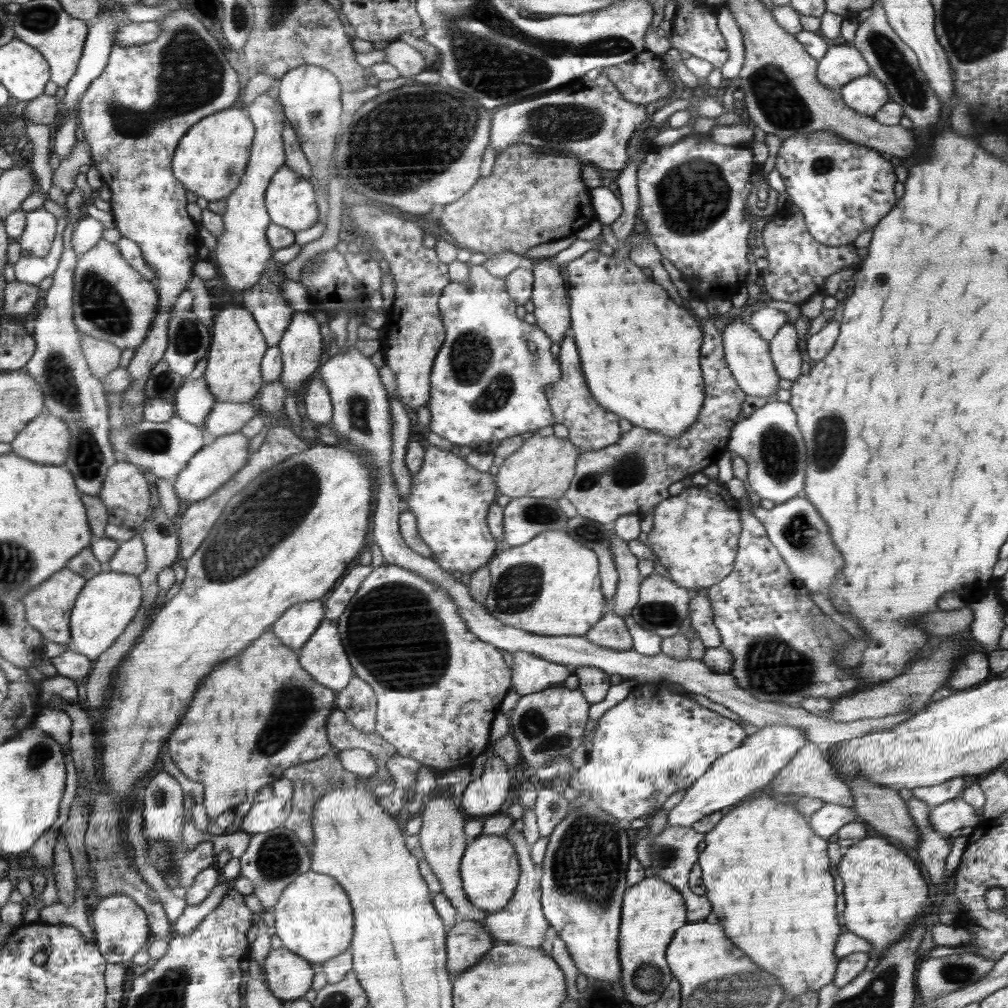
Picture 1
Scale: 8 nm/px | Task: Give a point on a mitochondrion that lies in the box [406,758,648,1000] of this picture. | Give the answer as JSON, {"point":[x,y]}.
{"point":[585,866]}

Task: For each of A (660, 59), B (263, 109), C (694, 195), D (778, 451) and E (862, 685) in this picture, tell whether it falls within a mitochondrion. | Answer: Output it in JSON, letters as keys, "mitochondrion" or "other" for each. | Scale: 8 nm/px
{"A":"other","B":"other","C":"mitochondrion","D":"mitochondrion","E":"other"}

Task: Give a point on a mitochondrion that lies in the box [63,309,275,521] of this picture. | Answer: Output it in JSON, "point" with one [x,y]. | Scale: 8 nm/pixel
{"point":[151,441]}

